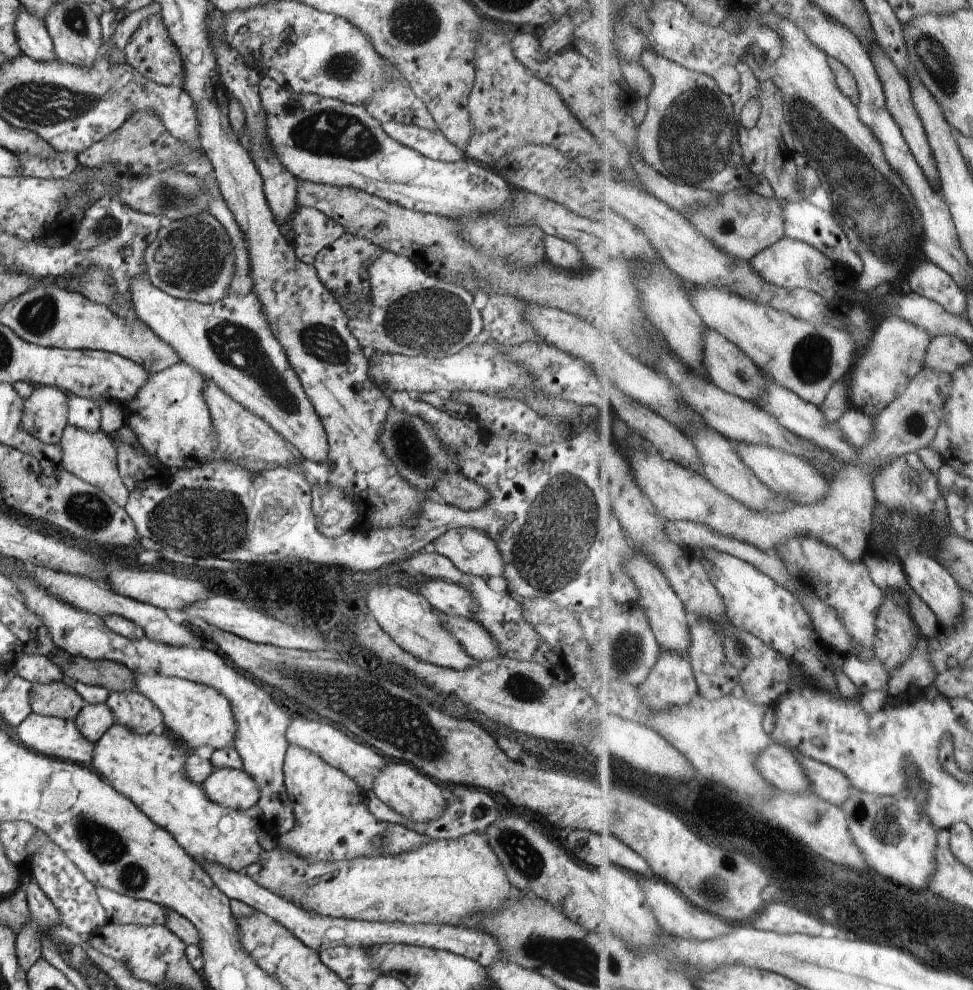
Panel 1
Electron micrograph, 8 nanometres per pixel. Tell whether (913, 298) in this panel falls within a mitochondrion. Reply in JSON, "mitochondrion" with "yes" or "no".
{"mitochondrion":"no"}

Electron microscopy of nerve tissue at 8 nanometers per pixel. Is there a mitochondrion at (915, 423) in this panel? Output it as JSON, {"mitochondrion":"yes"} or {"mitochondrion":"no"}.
{"mitochondrion":"yes"}

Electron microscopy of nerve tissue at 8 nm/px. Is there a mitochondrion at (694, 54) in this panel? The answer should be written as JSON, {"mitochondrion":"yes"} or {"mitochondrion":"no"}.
{"mitochondrion":"no"}

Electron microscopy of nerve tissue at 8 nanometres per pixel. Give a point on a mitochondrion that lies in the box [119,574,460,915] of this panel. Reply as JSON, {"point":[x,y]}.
{"point":[355,701]}

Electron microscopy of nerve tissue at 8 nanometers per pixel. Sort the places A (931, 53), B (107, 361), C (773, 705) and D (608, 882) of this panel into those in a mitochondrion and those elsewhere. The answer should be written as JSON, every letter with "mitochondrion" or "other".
{"A":"mitochondrion","B":"other","C":"other","D":"other"}

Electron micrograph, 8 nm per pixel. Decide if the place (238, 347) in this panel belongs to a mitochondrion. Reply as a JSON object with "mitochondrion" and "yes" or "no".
{"mitochondrion":"yes"}

